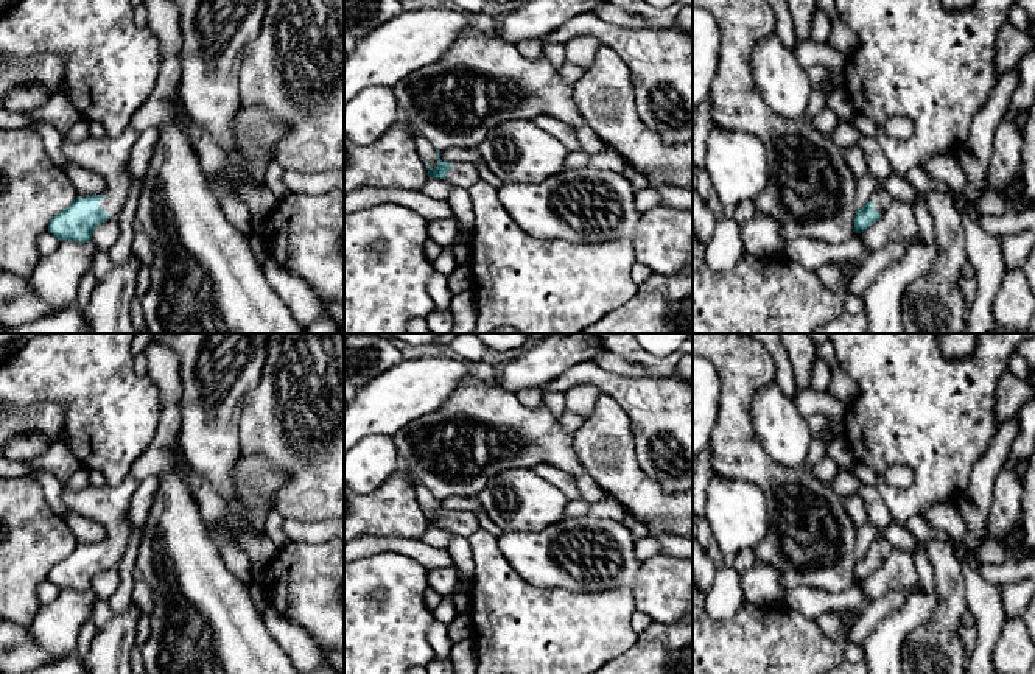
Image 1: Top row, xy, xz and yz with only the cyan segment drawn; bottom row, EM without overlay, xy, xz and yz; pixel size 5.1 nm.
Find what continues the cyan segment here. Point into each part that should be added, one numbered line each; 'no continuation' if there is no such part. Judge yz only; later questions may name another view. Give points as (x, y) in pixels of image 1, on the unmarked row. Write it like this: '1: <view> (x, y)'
1: yz (881, 548)

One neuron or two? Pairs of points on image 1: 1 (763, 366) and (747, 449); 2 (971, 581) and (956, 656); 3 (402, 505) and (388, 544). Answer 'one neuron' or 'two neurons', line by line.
1: one neuron
2: two neurons
3: two neurons

